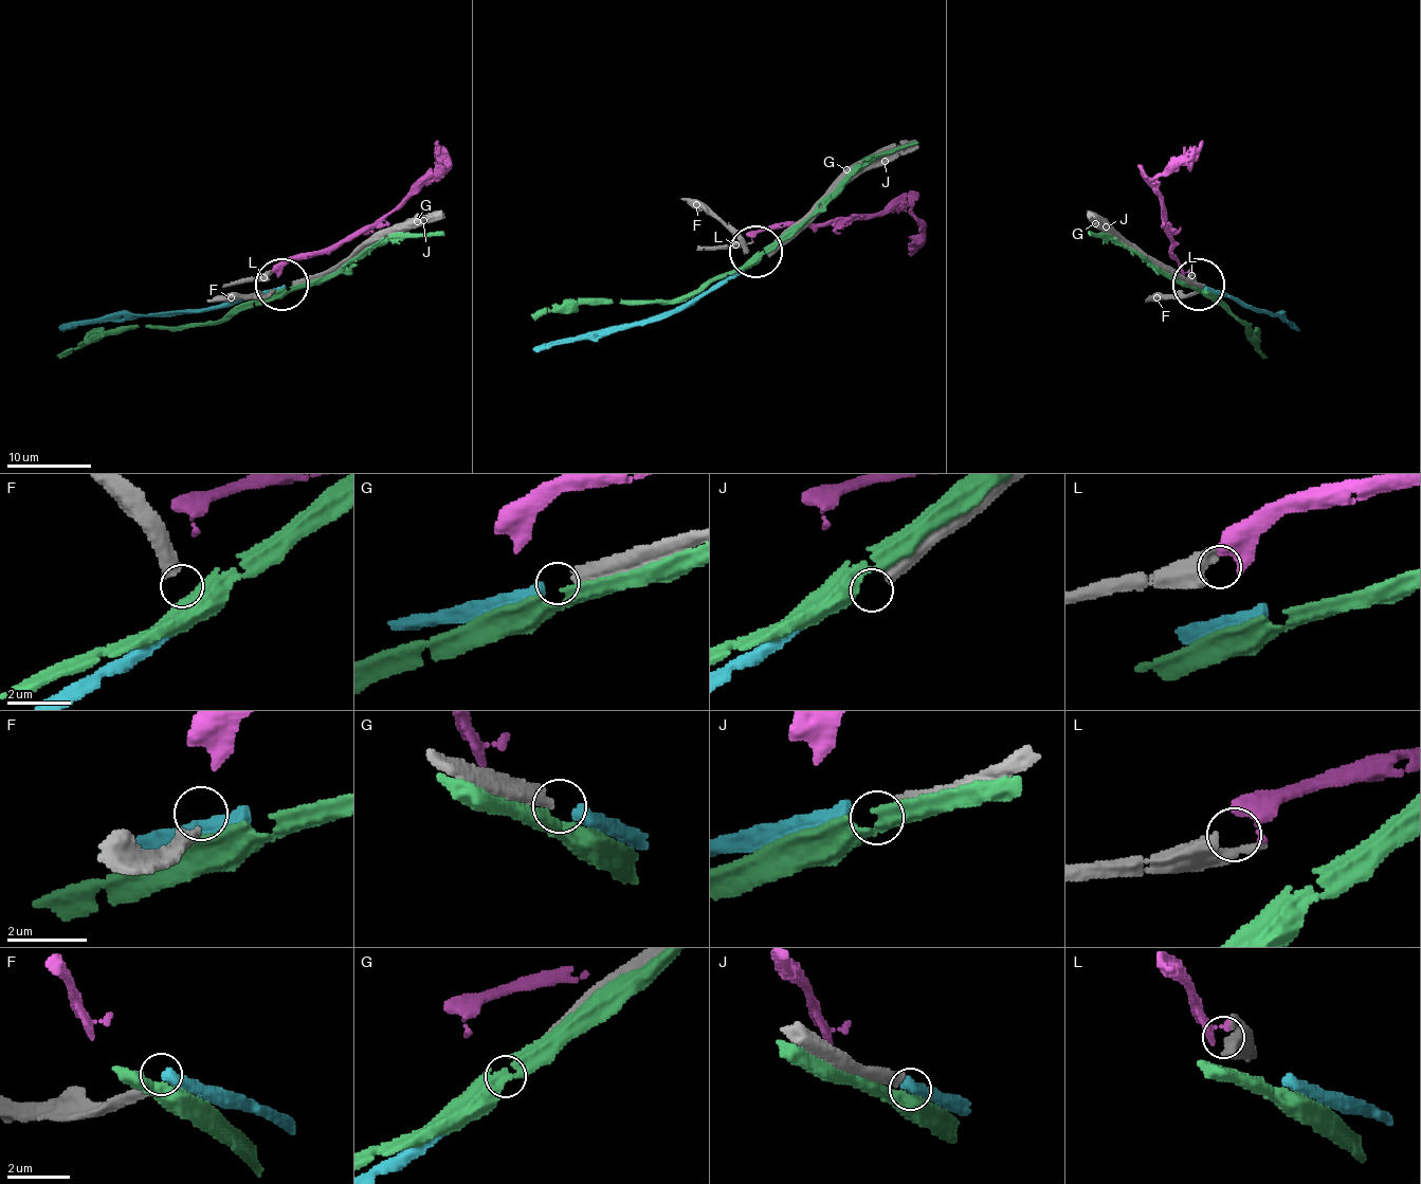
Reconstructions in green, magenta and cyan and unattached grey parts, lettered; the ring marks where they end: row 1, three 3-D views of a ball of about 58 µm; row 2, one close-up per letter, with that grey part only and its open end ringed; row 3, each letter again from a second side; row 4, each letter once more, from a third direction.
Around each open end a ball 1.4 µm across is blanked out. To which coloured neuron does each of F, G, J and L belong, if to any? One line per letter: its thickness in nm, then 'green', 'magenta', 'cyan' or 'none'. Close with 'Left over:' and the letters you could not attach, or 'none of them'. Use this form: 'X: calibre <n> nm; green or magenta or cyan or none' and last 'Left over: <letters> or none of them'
F: calibre 360 nm; none
G: calibre 420 nm; cyan
J: calibre 440 nm; none
L: calibre 360 nm; magenta
Left over: F, J

